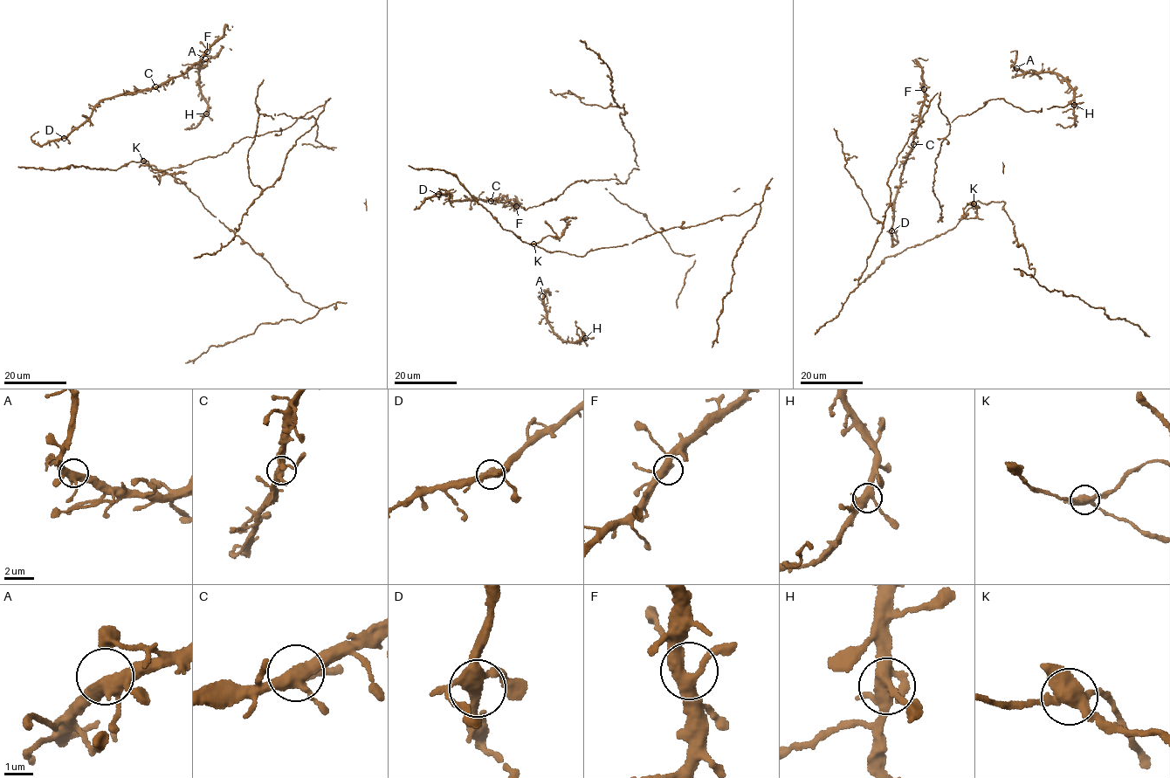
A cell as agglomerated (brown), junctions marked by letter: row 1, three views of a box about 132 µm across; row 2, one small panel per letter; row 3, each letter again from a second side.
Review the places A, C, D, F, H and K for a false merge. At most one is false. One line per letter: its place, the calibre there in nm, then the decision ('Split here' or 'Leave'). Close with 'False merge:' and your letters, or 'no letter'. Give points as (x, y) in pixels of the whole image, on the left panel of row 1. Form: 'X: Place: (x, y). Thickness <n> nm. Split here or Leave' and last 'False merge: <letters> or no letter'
A: Place: (205, 58). Thickness 400 nm. Leave
C: Place: (155, 86). Thickness 400 nm. Leave
D: Place: (64, 138). Thickness 320 nm. Leave
F: Place: (207, 51). Thickness 380 nm. Leave
H: Place: (206, 113). Thickness 420 nm. Leave
K: Place: (143, 161). Thickness 440 nm. Split here
False merge: K

